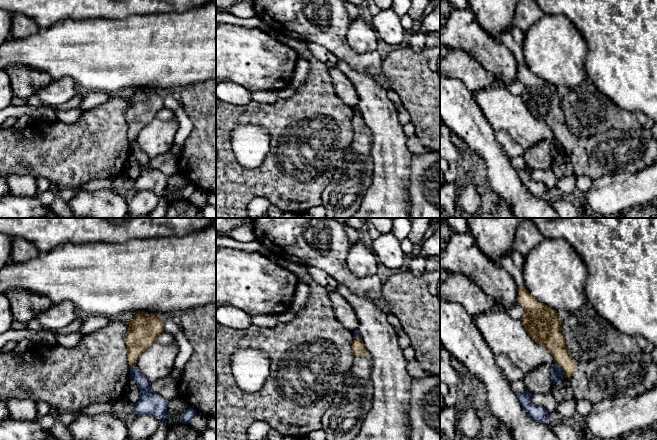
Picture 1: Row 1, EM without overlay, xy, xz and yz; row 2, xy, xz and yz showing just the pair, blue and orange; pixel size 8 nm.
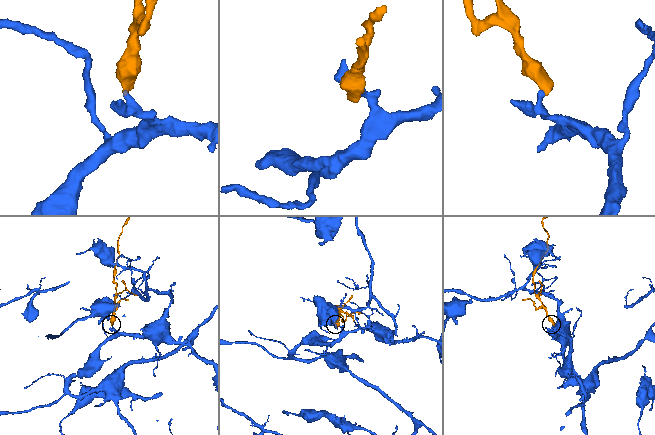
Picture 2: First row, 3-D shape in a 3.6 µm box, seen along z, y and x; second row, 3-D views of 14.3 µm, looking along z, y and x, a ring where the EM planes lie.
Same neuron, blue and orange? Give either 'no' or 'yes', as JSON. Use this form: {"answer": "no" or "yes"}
{"answer": "no"}

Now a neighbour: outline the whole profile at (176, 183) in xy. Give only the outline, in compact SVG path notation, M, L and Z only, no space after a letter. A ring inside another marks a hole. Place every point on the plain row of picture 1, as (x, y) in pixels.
M172 174L167 178L167 193L165 200L170 203L174 200L181 199L181 191L190 184L190 181L181 174Z

